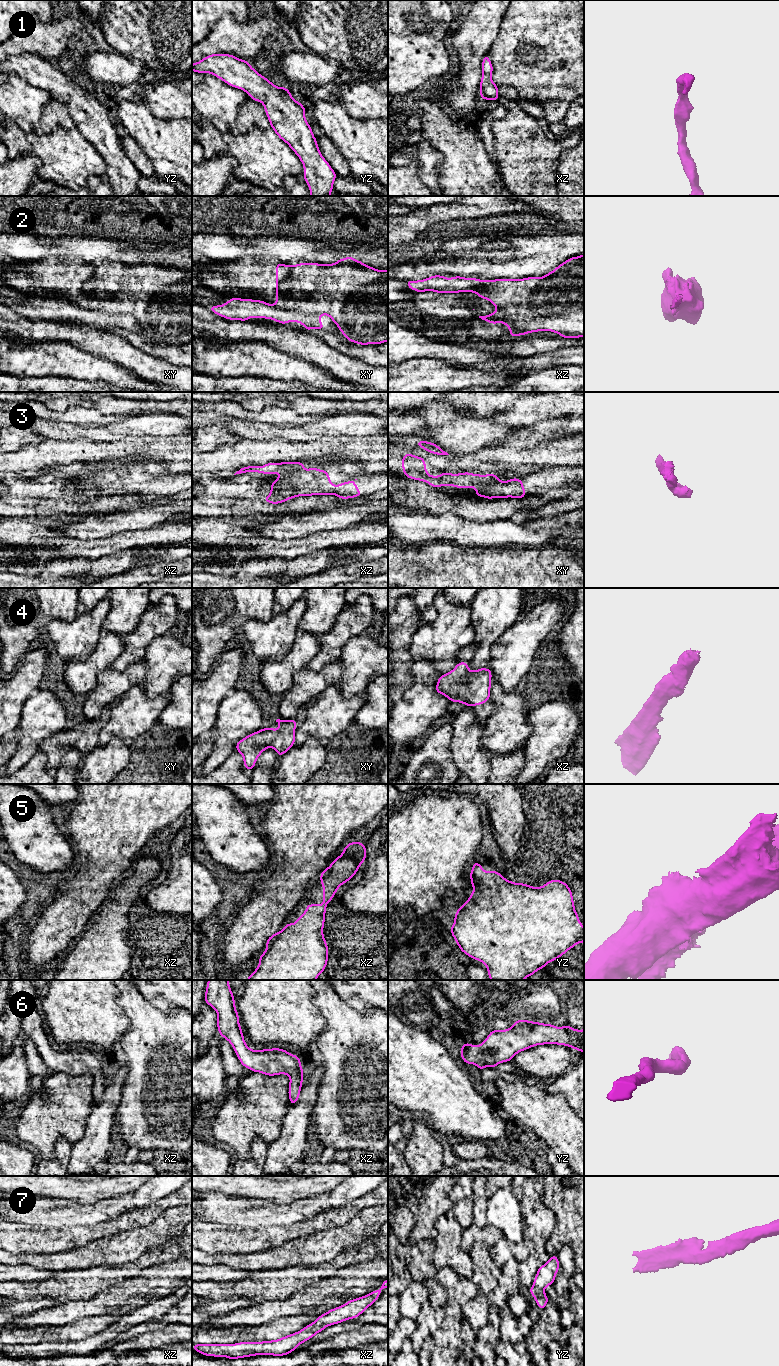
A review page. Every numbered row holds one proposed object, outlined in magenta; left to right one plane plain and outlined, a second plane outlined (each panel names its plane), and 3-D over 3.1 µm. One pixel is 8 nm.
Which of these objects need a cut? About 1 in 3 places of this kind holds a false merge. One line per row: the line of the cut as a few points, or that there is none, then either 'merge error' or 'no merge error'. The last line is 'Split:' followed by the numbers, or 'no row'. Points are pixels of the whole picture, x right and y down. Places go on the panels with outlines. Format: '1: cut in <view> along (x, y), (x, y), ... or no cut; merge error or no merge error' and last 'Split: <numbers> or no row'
1: no cut; no merge error
2: cut in xy along (274, 305), (309, 314), (323, 314); merge error
3: cut in xz along (304, 469), (281, 473); merge error
4: no cut; no merge error
5: no cut; no merge error
6: no cut; no merge error
7: no cut; no merge error
Split: 2, 3

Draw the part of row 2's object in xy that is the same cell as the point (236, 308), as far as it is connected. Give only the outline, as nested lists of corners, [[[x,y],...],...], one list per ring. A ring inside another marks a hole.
[[[233,297],[220,306],[209,307],[209,310],[229,320],[247,321],[255,317],[272,319],[284,325],[288,322],[299,322],[305,327],[306,331],[312,329],[324,330],[324,325],[320,321],[323,314],[309,315],[299,311],[284,310],[262,300]]]

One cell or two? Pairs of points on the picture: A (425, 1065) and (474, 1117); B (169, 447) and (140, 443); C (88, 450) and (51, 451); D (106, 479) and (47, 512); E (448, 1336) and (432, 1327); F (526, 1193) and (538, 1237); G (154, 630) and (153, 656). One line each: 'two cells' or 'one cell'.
A: one cell
B: one cell
C: one cell
D: two cells
E: two cells
F: one cell
G: two cells

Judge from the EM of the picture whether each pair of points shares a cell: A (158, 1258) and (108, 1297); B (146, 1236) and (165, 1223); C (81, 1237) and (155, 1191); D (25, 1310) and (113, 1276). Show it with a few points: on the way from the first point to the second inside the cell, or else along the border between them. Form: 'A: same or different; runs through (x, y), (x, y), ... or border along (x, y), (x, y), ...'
A: different; border along (154, 1264), (145, 1267), (130, 1279)
B: same; runs through (151, 1236), (160, 1228)
C: different; border along (130, 1209), (105, 1221), (86, 1226)
D: different; border along (27, 1299), (51, 1298), (57, 1304)

